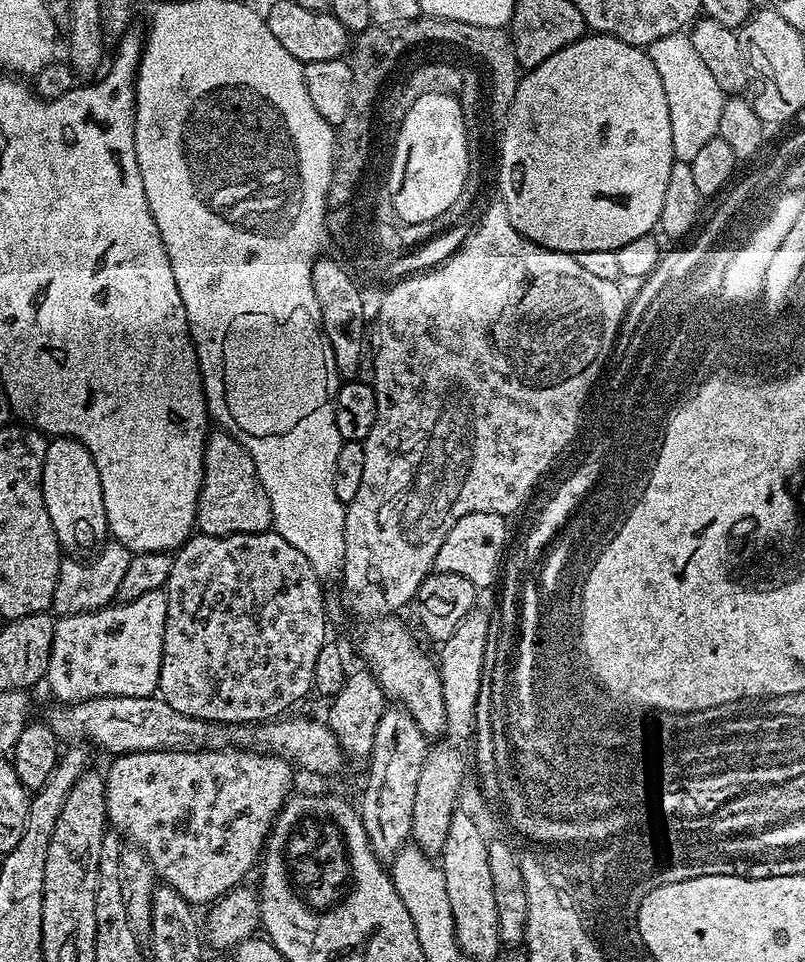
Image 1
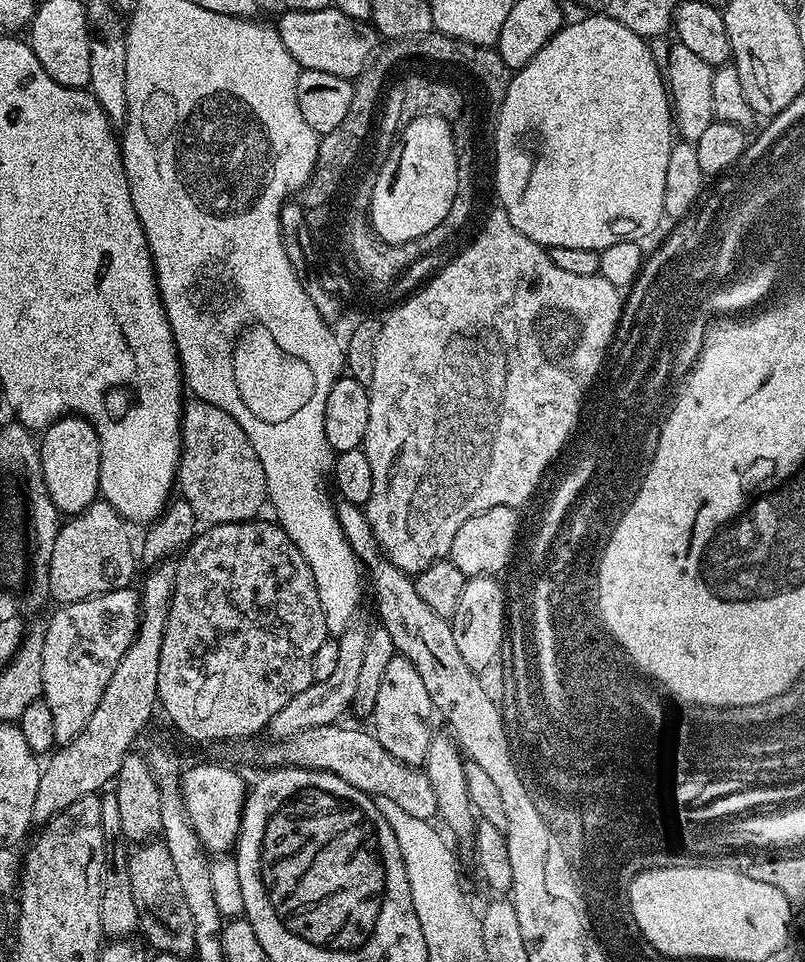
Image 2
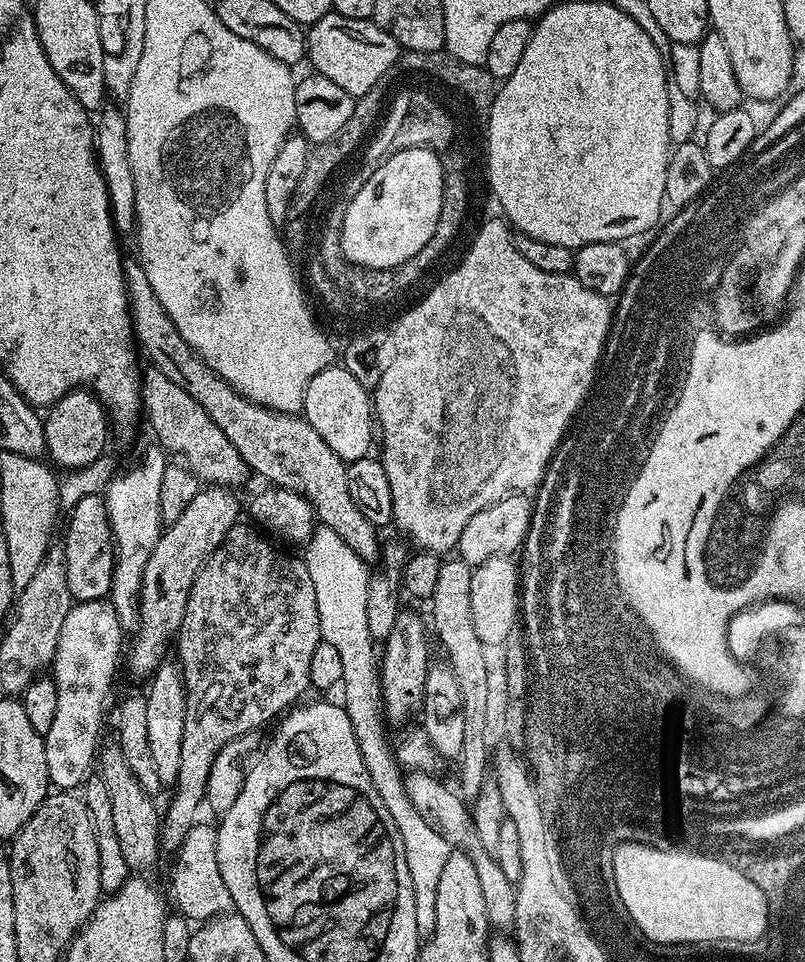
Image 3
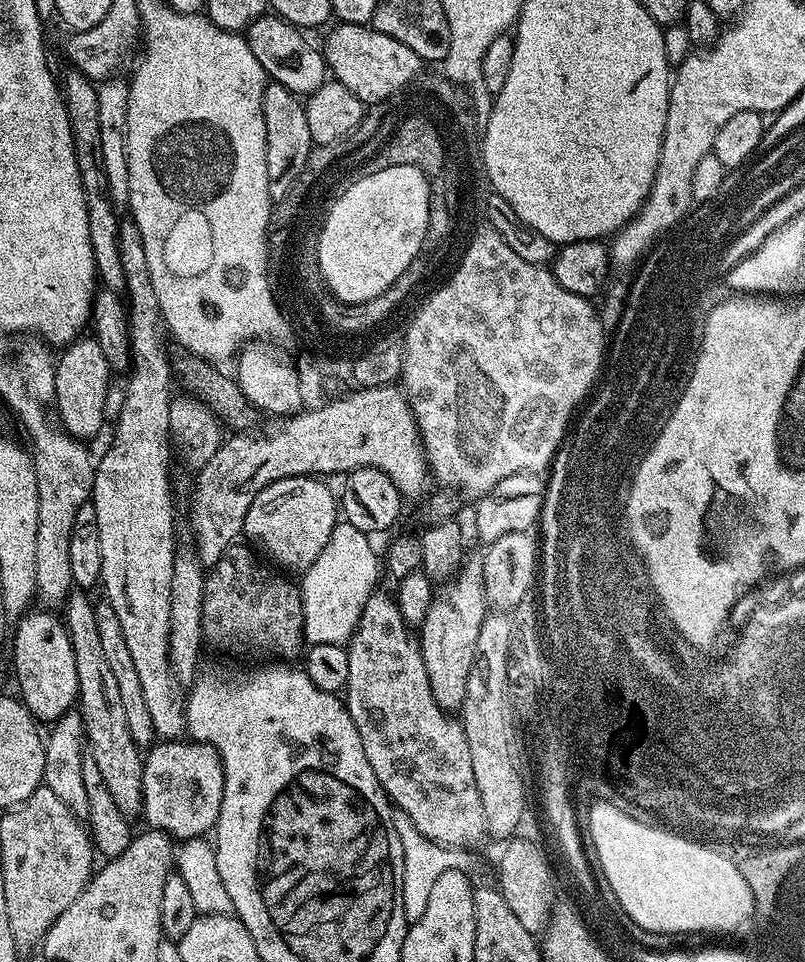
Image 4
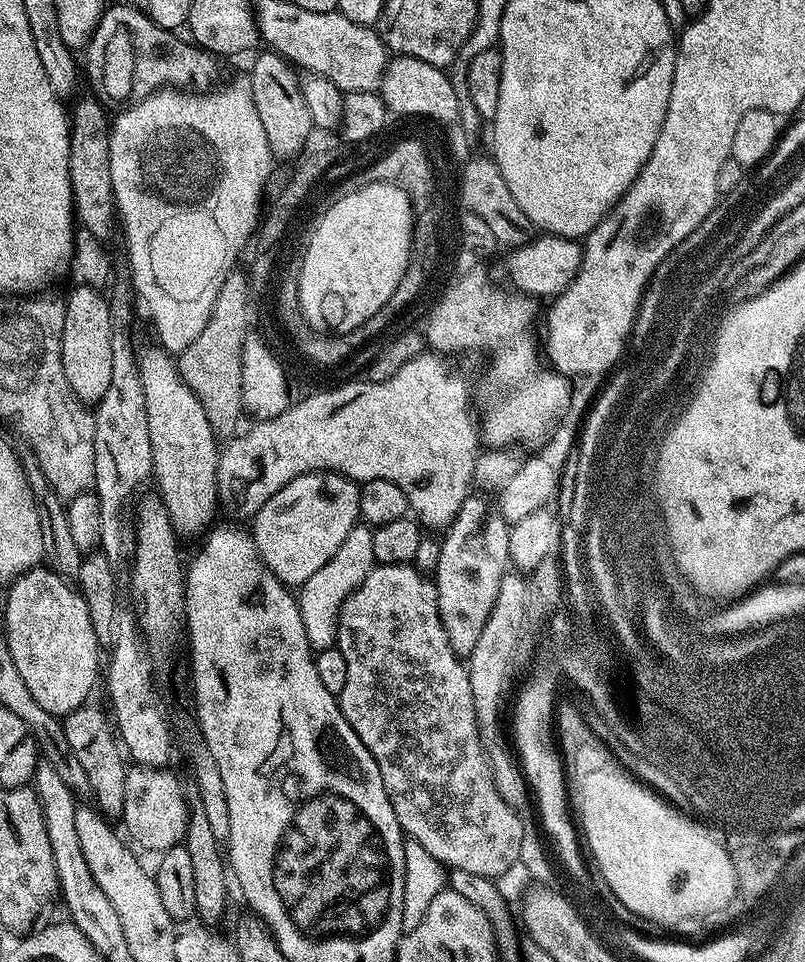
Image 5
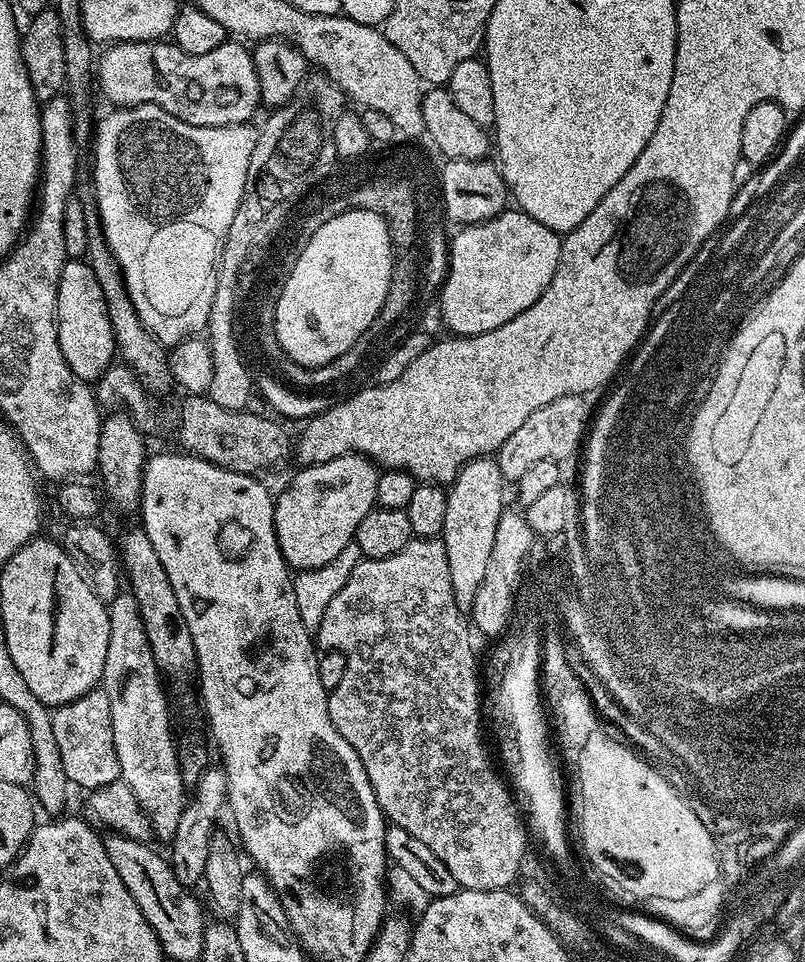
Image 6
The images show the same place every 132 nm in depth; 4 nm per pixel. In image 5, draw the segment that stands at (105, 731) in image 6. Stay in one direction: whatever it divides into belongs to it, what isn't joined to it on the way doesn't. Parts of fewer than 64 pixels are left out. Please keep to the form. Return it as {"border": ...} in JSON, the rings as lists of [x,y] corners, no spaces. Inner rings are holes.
{"border":[[[86,703],[78,710],[71,712],[69,716],[63,717],[66,742],[70,742],[70,750],[74,750],[82,771],[87,775],[87,781],[90,782],[91,799],[96,799],[95,807],[105,817],[120,818],[124,814],[122,802],[126,794],[128,768],[126,763],[124,764],[125,757],[122,755],[121,745],[118,743],[118,733],[109,713],[105,709],[104,713],[102,709],[95,708],[94,704]]]}

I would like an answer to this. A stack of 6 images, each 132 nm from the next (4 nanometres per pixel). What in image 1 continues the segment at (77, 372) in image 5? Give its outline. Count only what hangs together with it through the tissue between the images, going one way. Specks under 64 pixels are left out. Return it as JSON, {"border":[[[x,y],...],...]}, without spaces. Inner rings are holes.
{"border":[[[61,436],[49,443],[42,470],[42,494],[46,502],[46,514],[50,514],[50,522],[54,522],[54,534],[65,553],[88,554],[109,539],[106,506],[102,502],[102,478],[98,478],[98,466],[94,466],[94,458],[90,458],[90,450],[86,450],[82,442]]]}

